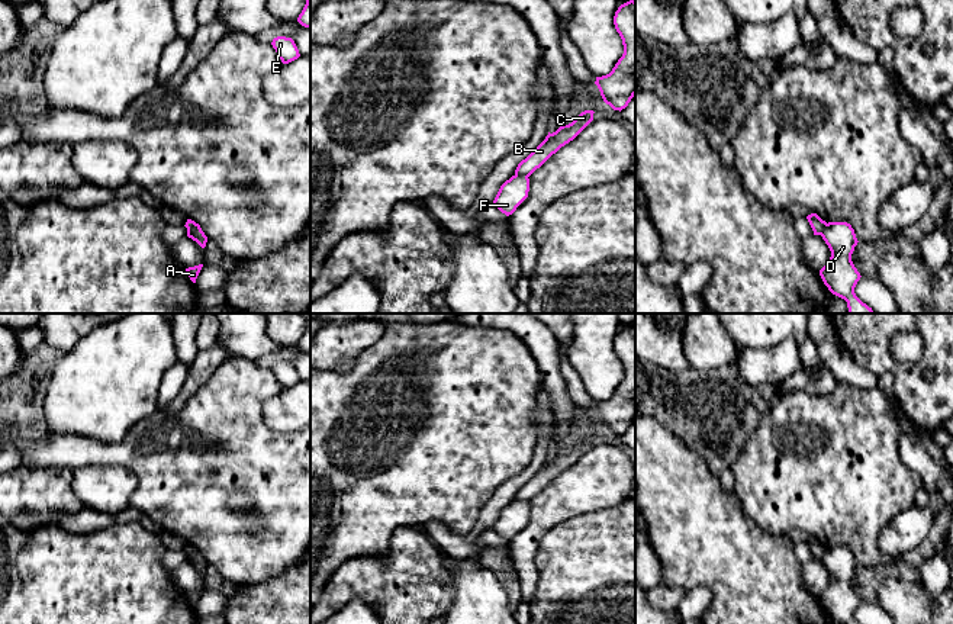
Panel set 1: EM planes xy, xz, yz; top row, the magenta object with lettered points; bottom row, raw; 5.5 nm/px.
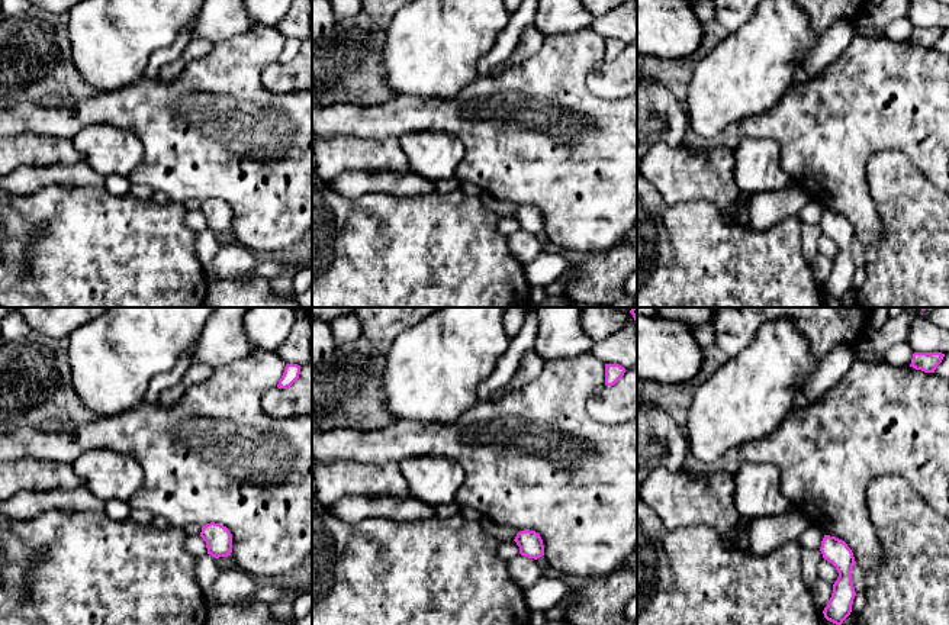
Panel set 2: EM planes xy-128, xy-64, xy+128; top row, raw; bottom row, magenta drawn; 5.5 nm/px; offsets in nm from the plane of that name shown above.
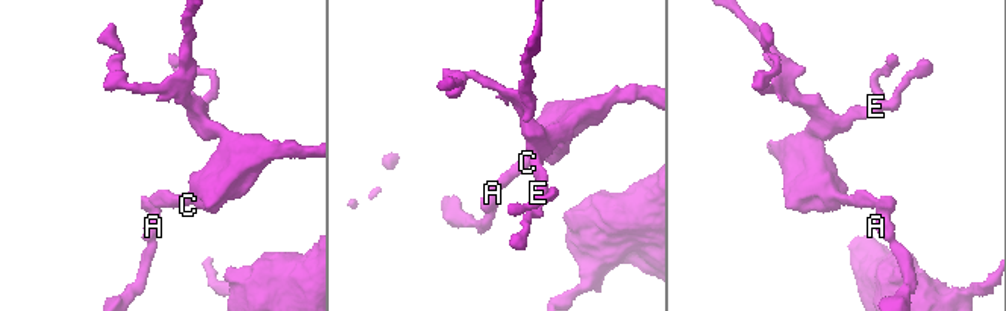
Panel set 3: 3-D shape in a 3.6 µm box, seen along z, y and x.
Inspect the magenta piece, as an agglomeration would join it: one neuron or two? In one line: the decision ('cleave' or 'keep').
cleave

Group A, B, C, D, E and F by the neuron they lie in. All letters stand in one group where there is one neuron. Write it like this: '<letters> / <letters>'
A D F / B C E

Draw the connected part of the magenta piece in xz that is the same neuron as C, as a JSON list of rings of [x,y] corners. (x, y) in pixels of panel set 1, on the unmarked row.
[[[585,435],[572,448],[560,451],[553,459],[548,457],[545,464],[518,489],[515,499],[529,502],[553,479],[577,461],[593,446],[593,438],[593,435]]]

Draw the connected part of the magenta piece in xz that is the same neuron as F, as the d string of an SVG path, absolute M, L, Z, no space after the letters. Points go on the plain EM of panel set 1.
M515 499L500 511L493 525L493 530L502 538L509 541L528 522L528 517L529 517L529 504L525 501Z

